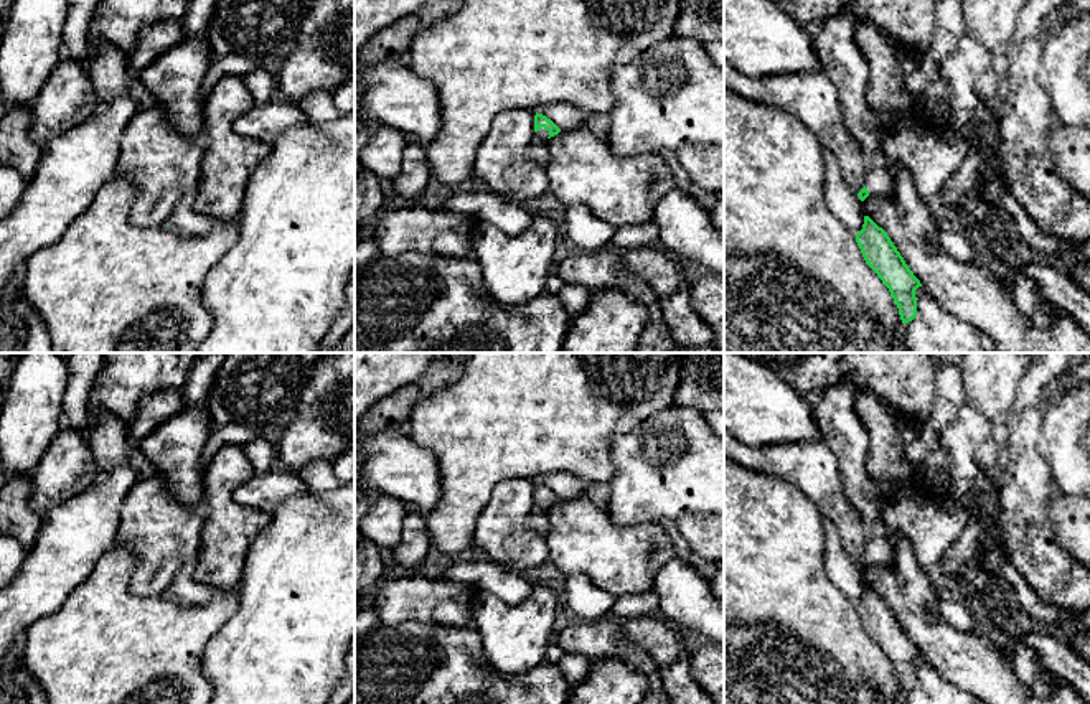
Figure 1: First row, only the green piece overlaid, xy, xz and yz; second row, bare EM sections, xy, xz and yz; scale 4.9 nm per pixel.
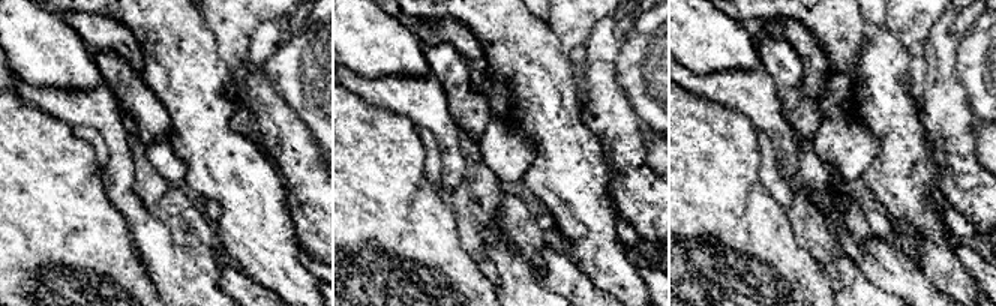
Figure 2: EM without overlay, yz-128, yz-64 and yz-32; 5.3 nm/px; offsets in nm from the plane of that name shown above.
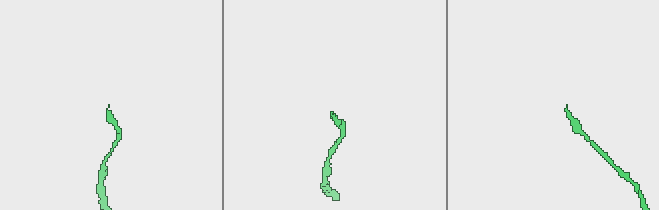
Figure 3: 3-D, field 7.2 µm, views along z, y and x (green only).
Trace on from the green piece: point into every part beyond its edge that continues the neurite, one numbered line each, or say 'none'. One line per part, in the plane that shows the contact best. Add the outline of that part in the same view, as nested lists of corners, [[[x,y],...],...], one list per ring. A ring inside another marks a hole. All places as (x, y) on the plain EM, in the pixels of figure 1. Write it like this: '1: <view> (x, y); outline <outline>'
1: xz (536, 520); outline [[[541,496],[538,501],[534,501],[533,513],[528,518],[528,524],[536,529],[541,536],[546,536],[549,531],[546,511],[549,506],[549,500]]]

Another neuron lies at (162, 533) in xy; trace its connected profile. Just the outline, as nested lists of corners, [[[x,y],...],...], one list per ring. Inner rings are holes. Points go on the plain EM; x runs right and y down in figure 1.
[[[158,472],[132,486],[122,501],[117,533],[117,546],[137,559],[132,594],[168,592],[176,570],[200,549],[203,521],[203,509],[181,505]]]

